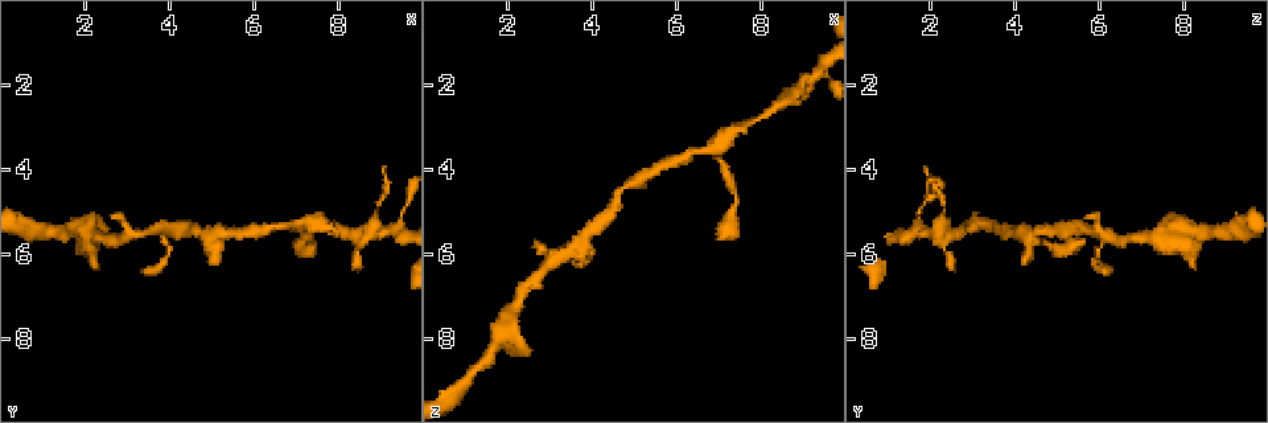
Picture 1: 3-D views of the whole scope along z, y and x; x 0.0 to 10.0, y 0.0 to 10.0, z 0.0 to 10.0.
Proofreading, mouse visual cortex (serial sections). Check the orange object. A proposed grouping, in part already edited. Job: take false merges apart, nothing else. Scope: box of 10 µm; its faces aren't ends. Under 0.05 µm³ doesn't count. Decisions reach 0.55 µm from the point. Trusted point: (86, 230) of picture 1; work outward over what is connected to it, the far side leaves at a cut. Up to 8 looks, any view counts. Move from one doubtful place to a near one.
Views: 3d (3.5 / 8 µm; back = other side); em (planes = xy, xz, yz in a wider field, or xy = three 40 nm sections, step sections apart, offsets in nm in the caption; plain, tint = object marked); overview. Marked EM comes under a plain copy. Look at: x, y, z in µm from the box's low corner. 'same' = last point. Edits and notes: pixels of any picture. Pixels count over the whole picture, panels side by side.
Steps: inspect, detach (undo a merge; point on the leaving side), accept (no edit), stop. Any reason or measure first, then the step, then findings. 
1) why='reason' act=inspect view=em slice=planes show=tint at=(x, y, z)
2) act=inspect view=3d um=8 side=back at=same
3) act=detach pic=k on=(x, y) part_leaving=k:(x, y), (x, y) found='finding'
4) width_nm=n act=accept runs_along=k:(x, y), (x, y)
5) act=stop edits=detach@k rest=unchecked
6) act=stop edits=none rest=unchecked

why='branch point' act=inspect view=3d um=8 side=back at=(3.40, 5.50, 5.95)

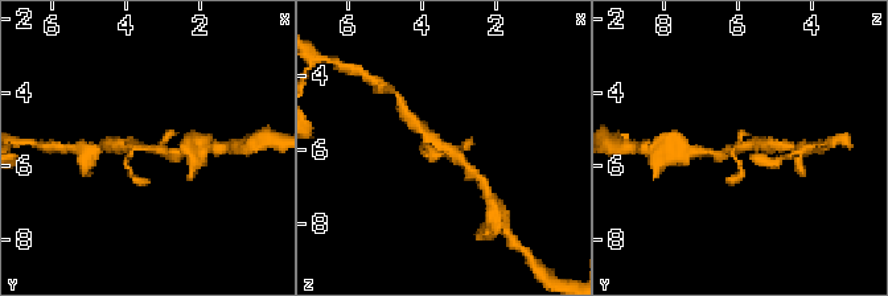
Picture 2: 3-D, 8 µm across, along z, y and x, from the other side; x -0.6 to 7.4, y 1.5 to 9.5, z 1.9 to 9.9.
why='now the EM' act=inspect view=em slice=xy step=5 show=tint at=same

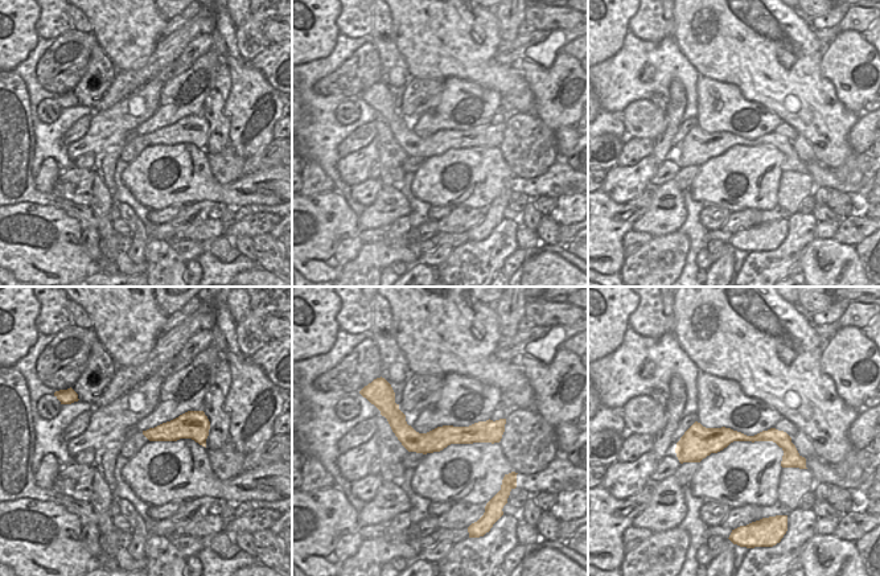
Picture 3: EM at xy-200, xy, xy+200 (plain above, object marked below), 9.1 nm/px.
act=accept runs_along=3:(387, 414), (412, 439), (497, 427) found='one cell here'

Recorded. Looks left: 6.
why='narrows sharply' act=inspect view=3d um=8 at=(4.75, 5.50, 4.45)

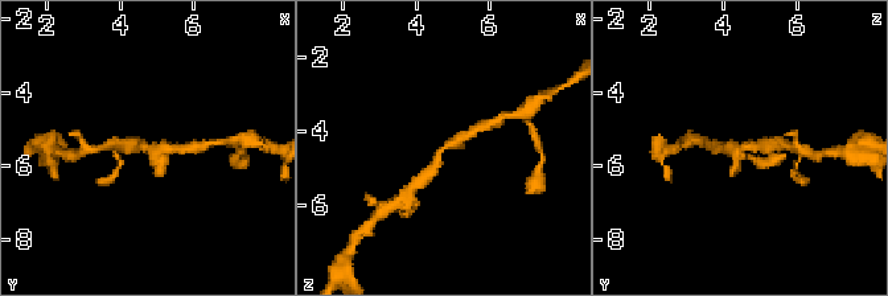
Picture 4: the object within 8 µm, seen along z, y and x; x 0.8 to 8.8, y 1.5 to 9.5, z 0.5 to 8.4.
act=inspect view=em slice=xy step=5 show=tint at=same

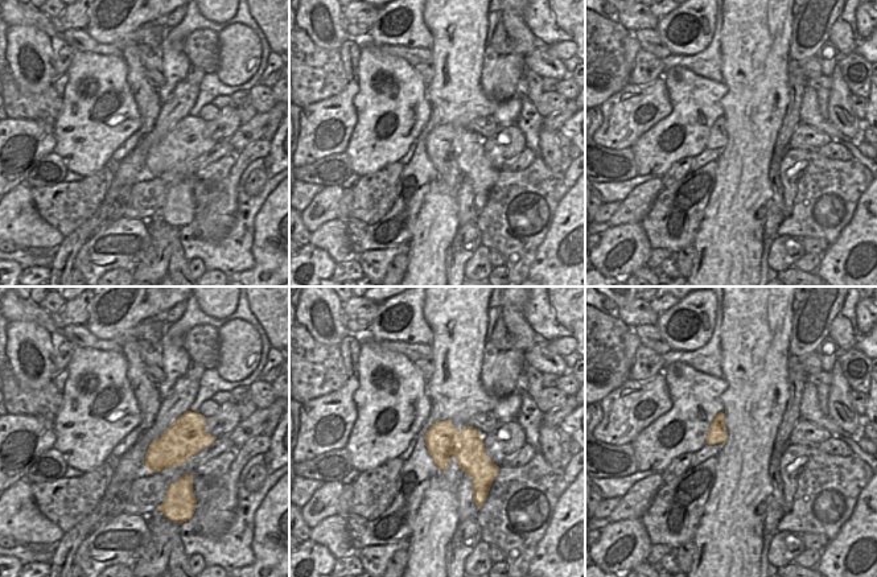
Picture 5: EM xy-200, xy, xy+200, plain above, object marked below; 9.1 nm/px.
act=accept runs_along=4:(424, 177), (439, 151), (476, 127) found='all the same cell'

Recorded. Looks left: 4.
act=inspect view=3d um=3.5 at=(6.85, 5.35, 3.55)

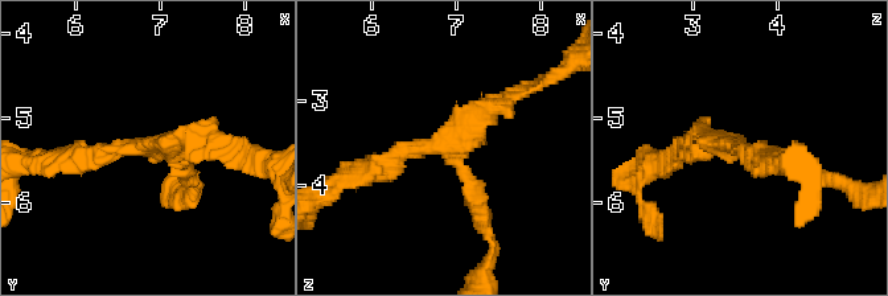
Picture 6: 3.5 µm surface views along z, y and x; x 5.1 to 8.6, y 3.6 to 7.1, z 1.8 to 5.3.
why='need the tissue' act=inspect view=em slice=xy step=2 show=tint at=(6.85, 5.35, 3.55)

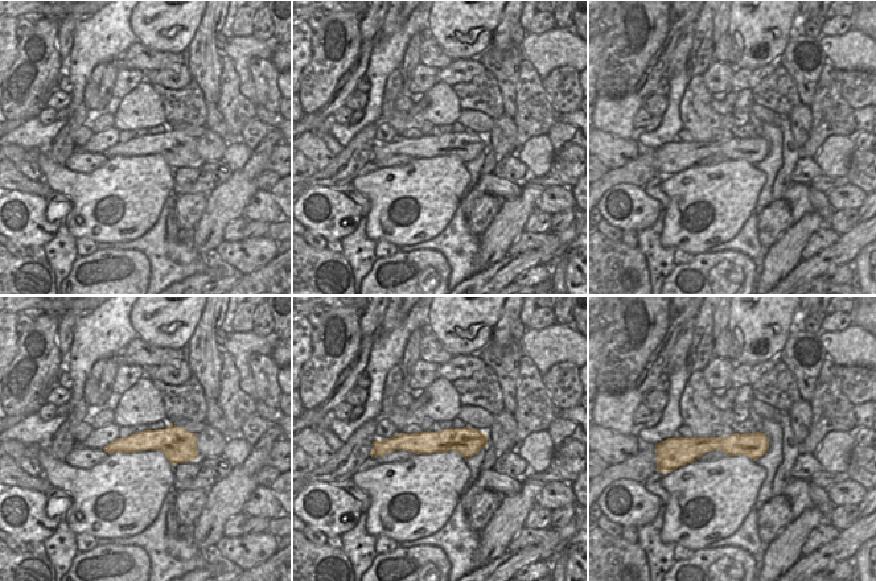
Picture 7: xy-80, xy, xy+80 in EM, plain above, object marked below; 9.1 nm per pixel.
why='another direction' act=inspect view=em slice=xy step=5 show=tint at=same

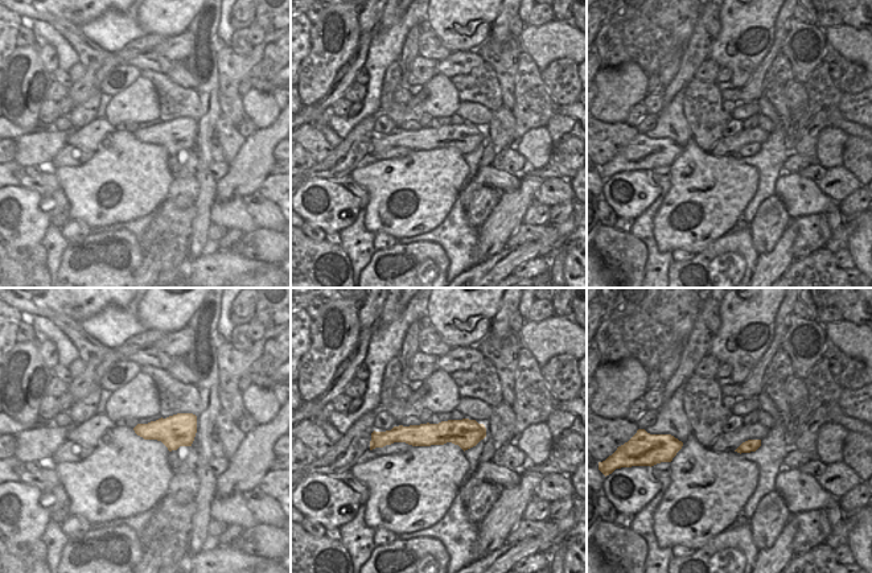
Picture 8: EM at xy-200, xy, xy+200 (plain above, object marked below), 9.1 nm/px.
arms=3 arm_widths_nm=200,250,250 act=accept runs_along=8:(482, 431), (394, 435), (382, 442) found='continuous, no second cell'

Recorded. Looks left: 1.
act=stop edits=none rest=unchecked

